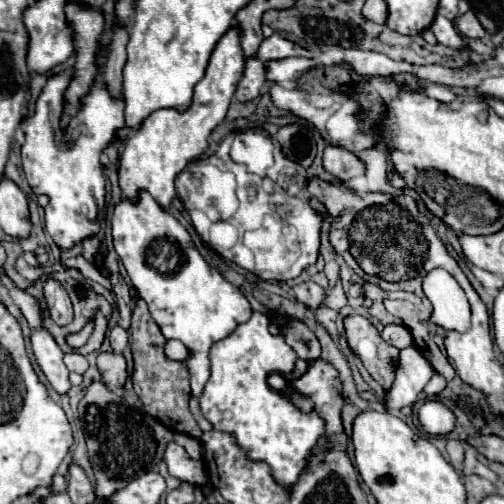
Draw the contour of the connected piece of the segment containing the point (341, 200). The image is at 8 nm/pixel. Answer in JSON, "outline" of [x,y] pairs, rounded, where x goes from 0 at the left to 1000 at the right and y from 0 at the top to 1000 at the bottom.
{"outline":[[[619,353],[611,361],[611,381],[647,413],[647,421],[659,433],[667,433],[655,444],[655,480],[667,500],[671,500],[671,480],[690,480],[690,452],[698,444],[698,433],[706,429],[706,417],[722,417],[746,409],[746,401],[762,401],[762,385],[746,381],[710,393],[698,381],[683,381],[675,369],[659,369],[631,353]]]}

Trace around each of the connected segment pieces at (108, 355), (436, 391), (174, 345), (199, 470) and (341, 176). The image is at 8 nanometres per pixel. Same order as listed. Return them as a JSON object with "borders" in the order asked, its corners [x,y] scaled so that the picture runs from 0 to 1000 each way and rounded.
{"borders":[[[[202,698],[194,706],[194,734],[210,762],[246,766],[254,738],[250,738],[250,710],[230,698]]],[[[861,740],[853,756],[845,762],[839,772],[839,780],[847,788],[869,786],[885,768],[887,758],[873,742]]],[[[329,675],[325,702],[333,702],[333,710],[341,714],[365,714],[373,706],[373,694],[357,675]]],[[[333,877],[325,913],[333,921],[333,937],[345,948],[377,956],[385,964],[401,964],[401,956],[409,956],[409,933],[401,913],[381,913],[349,877]]],[[[647,290],[639,306],[639,325],[643,337],[667,349],[679,365],[687,365],[706,345],[722,345],[722,325],[698,302],[667,290]]]]}

